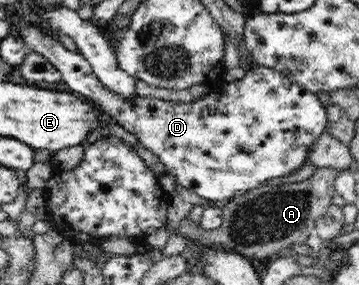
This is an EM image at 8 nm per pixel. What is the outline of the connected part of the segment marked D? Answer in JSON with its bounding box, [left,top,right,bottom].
[19,25,327,203]

